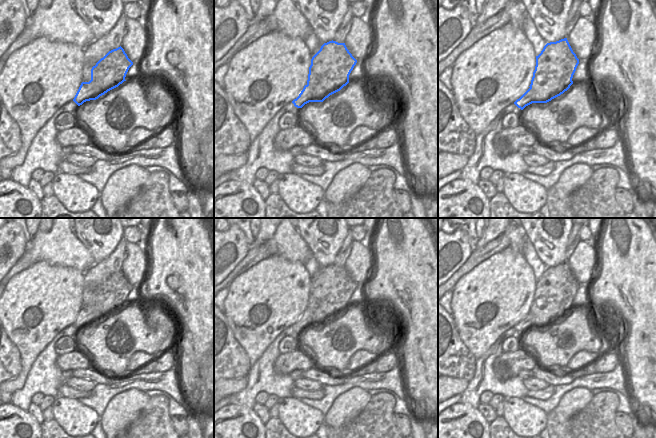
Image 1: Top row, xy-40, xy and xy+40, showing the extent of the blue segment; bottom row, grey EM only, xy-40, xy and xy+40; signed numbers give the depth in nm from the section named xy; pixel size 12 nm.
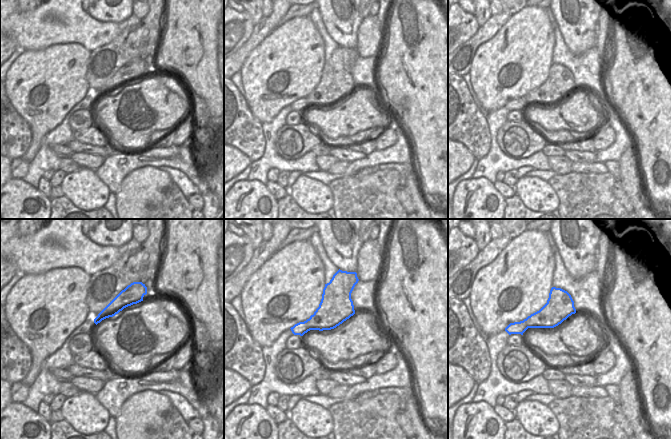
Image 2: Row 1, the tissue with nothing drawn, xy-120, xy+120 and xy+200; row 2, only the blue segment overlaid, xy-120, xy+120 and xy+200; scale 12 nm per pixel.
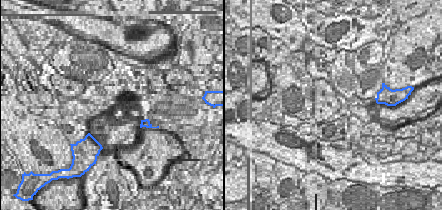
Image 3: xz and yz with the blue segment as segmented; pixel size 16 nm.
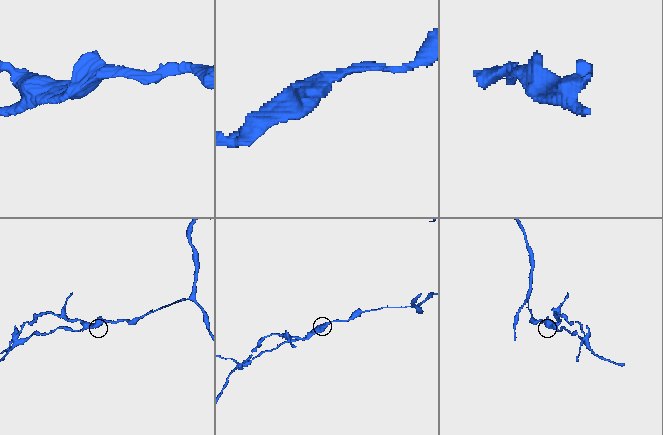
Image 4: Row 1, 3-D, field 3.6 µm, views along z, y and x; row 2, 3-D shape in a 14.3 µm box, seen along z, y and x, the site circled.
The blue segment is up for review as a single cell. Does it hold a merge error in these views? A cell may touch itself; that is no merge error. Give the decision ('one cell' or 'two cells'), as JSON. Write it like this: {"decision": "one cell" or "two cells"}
{"decision": "two cells"}

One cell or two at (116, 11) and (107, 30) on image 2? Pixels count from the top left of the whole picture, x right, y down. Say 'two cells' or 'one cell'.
two cells

